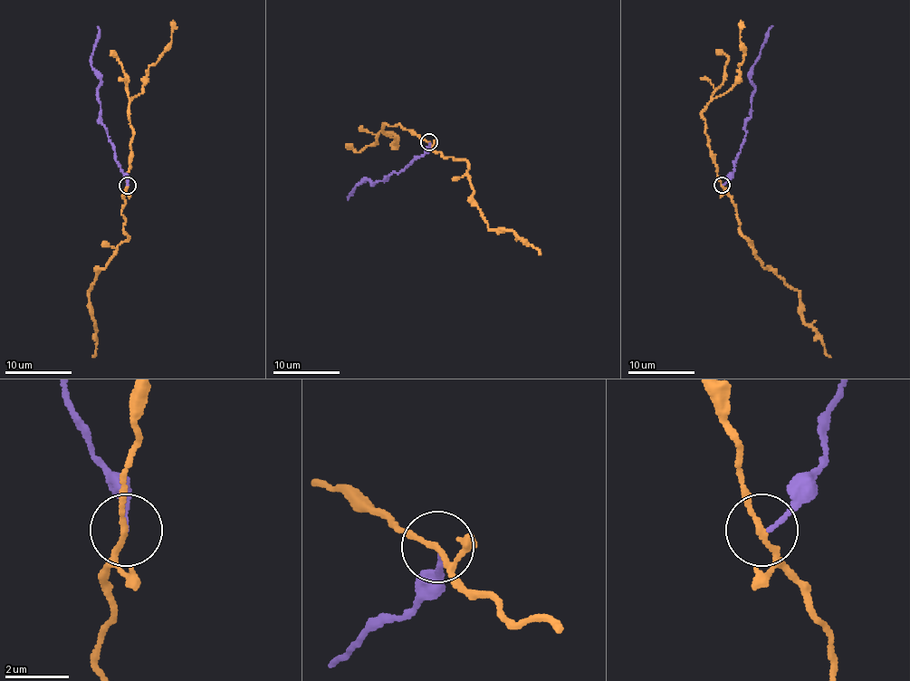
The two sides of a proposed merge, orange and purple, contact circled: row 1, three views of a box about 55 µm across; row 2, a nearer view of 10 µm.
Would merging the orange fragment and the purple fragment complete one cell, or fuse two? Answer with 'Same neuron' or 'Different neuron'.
Different neuron

